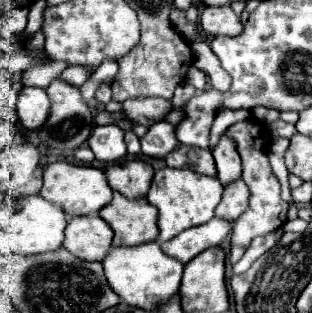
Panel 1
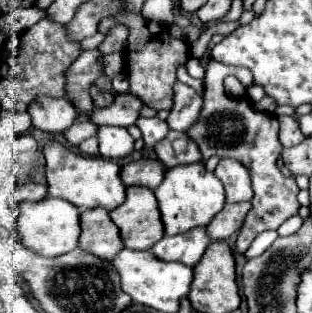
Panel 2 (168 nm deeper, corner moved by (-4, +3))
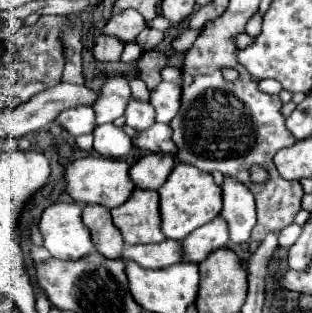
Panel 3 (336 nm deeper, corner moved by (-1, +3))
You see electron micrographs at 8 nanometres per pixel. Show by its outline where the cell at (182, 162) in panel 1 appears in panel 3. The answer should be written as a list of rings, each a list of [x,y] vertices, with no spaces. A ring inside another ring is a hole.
[[[155,123],[149,131],[139,133],[137,141],[133,145],[137,145],[143,151],[151,151],[151,153],[169,153],[173,157],[177,157],[177,147],[171,139],[171,127],[169,125],[161,125]]]

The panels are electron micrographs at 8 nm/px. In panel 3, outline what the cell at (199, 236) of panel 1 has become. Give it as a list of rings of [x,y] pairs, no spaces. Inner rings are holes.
[[[165,239],[163,243],[157,245],[127,245],[123,249],[123,259],[127,261],[135,261],[141,267],[149,267],[149,269],[161,269],[161,267],[169,267],[181,261],[183,249],[179,241],[173,239]]]

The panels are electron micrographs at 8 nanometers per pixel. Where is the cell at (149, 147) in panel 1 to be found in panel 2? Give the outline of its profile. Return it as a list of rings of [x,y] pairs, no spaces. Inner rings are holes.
[[[140,117],[138,121],[136,121],[136,125],[138,125],[138,129],[142,131],[142,137],[144,137],[144,141],[146,141],[146,147],[154,147],[160,139],[164,139],[166,137],[166,133],[170,131],[168,129],[168,125],[164,123],[164,121],[160,121],[158,117]]]

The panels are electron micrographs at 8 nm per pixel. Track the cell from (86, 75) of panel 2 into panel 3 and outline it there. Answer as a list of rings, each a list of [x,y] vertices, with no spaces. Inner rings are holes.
[[[99,35],[95,39],[95,47],[93,47],[93,57],[99,63],[113,63],[119,61],[123,51],[123,43],[115,37],[107,37],[107,35]]]

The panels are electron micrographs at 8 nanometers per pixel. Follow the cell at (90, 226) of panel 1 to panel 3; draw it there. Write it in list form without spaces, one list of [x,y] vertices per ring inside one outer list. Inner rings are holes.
[[[85,205],[83,221],[91,231],[91,241],[95,245],[95,251],[99,251],[107,259],[119,259],[125,243],[121,233],[111,223],[109,209],[101,205]]]

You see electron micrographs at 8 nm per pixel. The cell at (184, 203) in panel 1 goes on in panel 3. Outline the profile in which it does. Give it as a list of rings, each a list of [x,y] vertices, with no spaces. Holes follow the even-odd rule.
[[[177,163],[163,187],[159,187],[159,211],[161,211],[161,231],[167,239],[185,239],[191,231],[205,225],[221,211],[221,187],[215,183],[215,179],[185,163]]]

